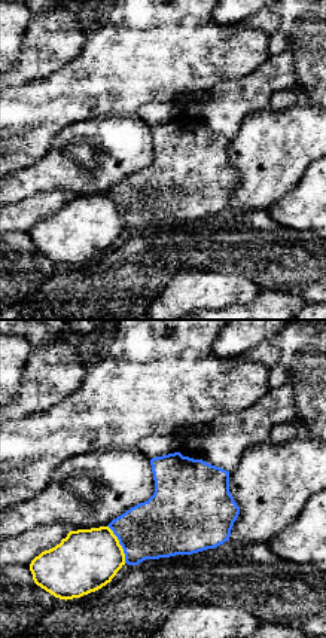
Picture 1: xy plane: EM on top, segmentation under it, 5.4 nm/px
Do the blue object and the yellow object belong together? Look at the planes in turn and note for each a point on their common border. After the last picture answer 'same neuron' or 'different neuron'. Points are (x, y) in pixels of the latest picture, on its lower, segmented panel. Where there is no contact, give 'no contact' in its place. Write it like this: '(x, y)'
(119, 543)

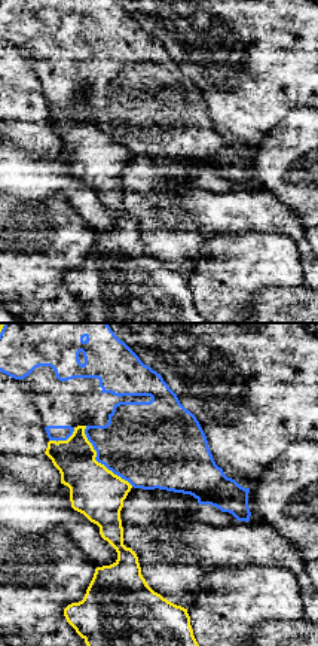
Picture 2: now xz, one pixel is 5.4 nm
(98, 462)

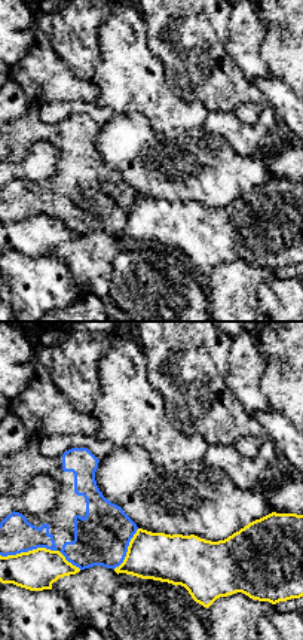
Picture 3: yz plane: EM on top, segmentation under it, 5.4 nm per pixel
(40, 546)

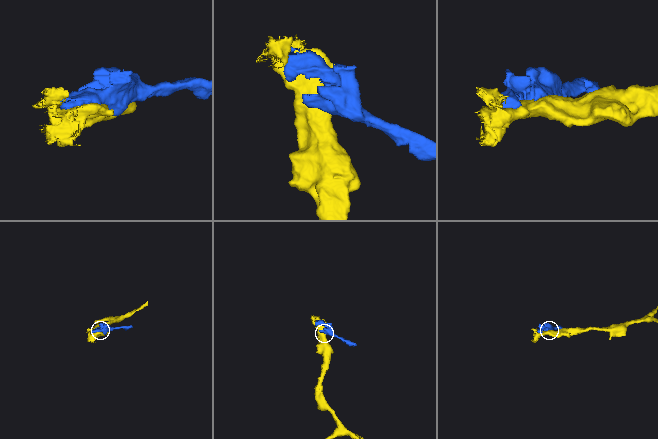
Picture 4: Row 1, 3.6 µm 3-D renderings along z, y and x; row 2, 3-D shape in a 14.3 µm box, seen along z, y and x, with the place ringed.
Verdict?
different neuron

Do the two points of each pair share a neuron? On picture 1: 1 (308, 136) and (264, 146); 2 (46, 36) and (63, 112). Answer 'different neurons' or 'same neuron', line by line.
1: same neuron
2: different neurons

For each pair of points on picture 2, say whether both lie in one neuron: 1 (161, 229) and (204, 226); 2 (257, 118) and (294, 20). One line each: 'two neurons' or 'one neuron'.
1: one neuron
2: one neuron

